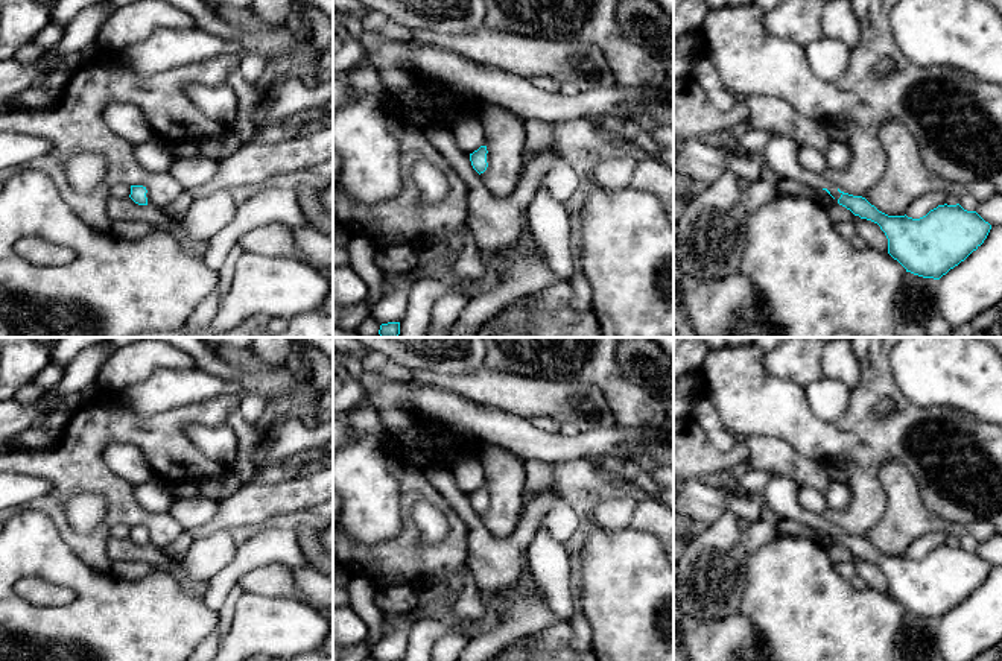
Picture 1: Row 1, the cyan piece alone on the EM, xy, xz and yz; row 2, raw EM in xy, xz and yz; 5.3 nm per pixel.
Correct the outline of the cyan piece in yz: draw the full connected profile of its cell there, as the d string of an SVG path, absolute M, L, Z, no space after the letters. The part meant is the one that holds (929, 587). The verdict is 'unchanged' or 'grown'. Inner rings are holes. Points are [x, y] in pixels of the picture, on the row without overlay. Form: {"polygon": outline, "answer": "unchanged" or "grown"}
{"polygon": "M772 476L762 495L780 520L791 518L815 530L826 530L858 559L877 564L888 579L888 594L906 612L940 620L976 591L991 570L976 552L967 552L959 544L938 546L920 559L888 556L865 538L841 532L824 515L803 509L800 489L792 479Z", "answer": "grown"}

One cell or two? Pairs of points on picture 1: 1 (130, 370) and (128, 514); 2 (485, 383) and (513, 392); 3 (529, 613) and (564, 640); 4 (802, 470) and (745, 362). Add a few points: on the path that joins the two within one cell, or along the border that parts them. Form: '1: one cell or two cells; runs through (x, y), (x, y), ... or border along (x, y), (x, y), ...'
1: two cells; border along (105, 388), (119, 392)
2: one cell; runs through (491, 386), (507, 391)
3: two cells; border along (564, 625), (542, 628), (534, 634)
4: two cells; border along (753, 435), (776, 435), (802, 455), (820, 461)

